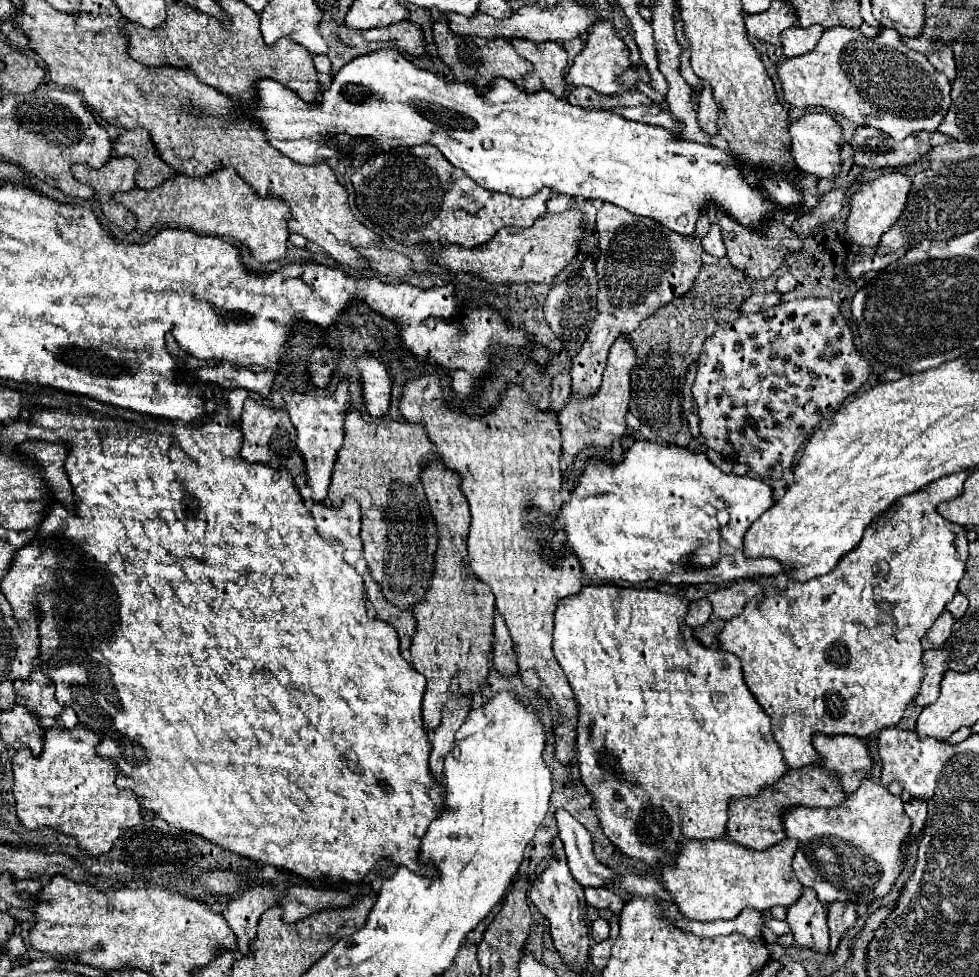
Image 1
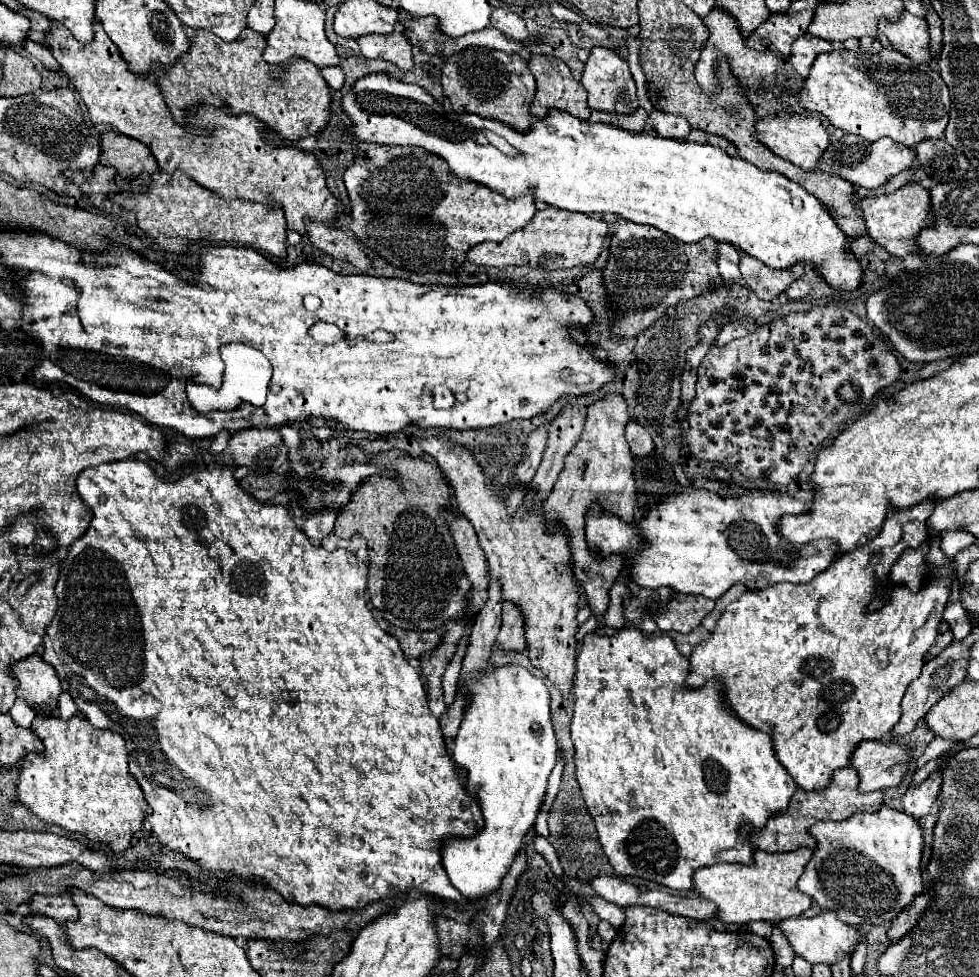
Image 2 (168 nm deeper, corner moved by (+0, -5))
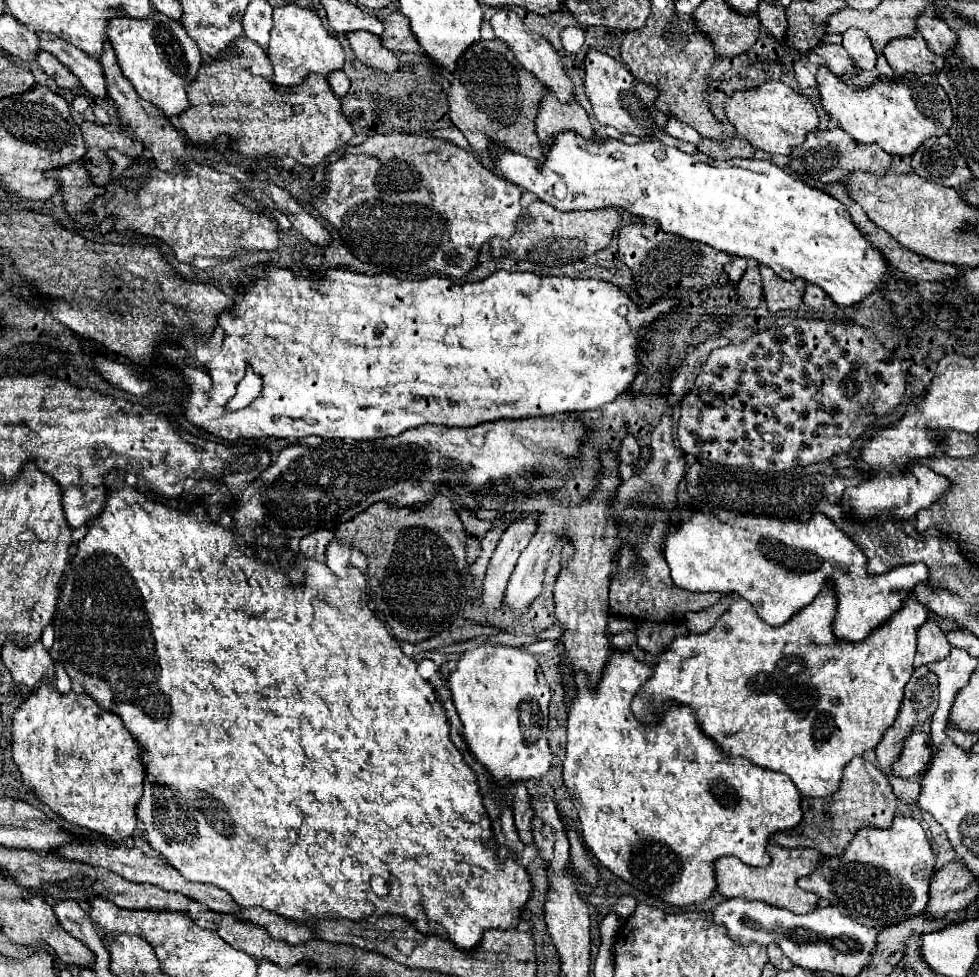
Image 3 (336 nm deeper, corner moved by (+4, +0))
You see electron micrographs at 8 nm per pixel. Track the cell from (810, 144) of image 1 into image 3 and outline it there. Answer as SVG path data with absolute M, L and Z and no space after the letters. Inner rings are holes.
M765 82L757 88L735 92L725 104L725 112L735 126L735 134L769 156L791 156L793 148L803 144L809 132L817 130L817 112L807 96L795 92L783 82Z

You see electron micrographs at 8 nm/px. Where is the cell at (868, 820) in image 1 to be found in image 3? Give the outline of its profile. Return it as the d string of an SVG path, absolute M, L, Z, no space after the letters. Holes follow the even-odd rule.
M897 816L889 828L859 828L843 854L825 856L825 860L811 874L799 878L797 884L819 898L827 898L833 906L841 908L845 916L865 926L881 928L899 924L927 906L933 866L935 856L921 824L913 818Z

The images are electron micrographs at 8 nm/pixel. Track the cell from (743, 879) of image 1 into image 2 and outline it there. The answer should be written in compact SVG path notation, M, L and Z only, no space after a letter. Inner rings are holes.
M807 847L787 851L787 853L765 853L755 851L755 865L739 863L717 863L711 867L701 867L695 871L695 889L697 893L713 901L719 907L717 919L721 923L751 923L751 921L781 921L787 917L797 917L811 907L811 897L797 889L797 881L811 859L813 851Z

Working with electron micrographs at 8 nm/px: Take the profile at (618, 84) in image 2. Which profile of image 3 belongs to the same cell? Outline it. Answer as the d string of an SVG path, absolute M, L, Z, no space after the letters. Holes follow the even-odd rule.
M589 50L585 56L585 94L593 106L595 118L605 126L617 128L619 132L629 132L645 138L649 134L649 128L665 128L669 118L669 114L659 116L655 112L653 104L657 92L651 86L639 86L623 62L599 50Z

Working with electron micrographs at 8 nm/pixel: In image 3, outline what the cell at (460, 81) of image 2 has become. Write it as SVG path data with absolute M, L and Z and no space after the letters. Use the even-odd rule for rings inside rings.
M479 40L455 64L449 88L449 118L465 134L483 164L489 164L487 140L497 140L519 154L541 158L543 148L535 134L535 112L543 90L545 86L515 60L501 40Z

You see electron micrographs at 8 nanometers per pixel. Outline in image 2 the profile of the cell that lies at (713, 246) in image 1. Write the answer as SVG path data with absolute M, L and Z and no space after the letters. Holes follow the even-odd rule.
M719 243L719 273L723 277L723 281L739 281L741 273L739 273L739 249L735 249L733 245L727 243Z

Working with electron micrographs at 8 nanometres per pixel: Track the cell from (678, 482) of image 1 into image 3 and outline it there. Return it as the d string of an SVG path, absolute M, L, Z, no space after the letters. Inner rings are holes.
M695 510L689 518L681 520L673 530L665 534L663 556L669 564L671 578L675 584L679 584L679 588L689 592L739 594L741 598L749 600L755 606L757 614L771 626L785 624L795 612L805 608L817 596L825 582L829 582L835 586L839 598L833 632L837 638L847 642L861 642L863 638L867 638L873 628L883 624L893 612L901 608L901 602L911 596L913 586L925 582L929 576L925 564L897 566L891 572L871 576L867 572L867 556L825 514L813 514L807 522L761 514L737 514L735 526L729 526L721 522L715 514Z

